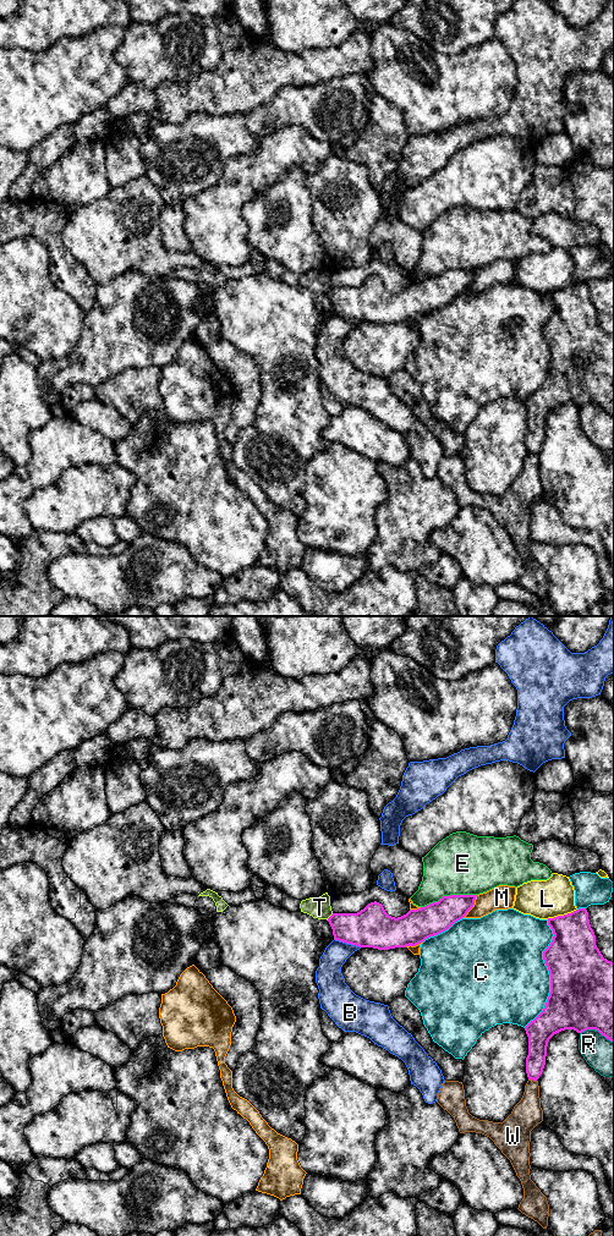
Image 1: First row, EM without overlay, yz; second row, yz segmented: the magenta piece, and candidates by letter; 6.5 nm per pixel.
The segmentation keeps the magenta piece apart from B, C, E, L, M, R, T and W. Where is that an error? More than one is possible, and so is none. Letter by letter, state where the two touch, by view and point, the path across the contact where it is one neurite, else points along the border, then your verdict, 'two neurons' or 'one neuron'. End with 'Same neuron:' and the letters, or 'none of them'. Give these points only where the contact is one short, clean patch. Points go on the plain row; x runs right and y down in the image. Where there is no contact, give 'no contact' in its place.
B: yz (347, 317) | along yz (334, 312), (360, 322) | two neurons
C: yz (549, 347) | two neurons
E: yz (448, 270) | two neurons
L: yz (562, 290) | along yz (576, 283), (547, 292) | two neurons
M: yz (472, 280) | two neurons
R: yz (597, 404) | two neurons
T: yz (329, 291) | along yz (333, 287), (327, 294) | two neurons
W: yz (532, 452) | two neurons
Same neuron: none of them

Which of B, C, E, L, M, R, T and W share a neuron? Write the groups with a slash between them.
B / C / E / L / M / R / T W

